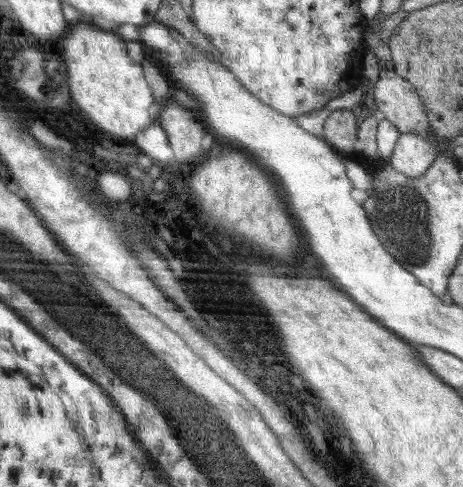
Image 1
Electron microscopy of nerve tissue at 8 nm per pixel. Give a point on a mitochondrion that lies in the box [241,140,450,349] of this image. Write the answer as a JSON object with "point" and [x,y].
{"point":[403,218]}

